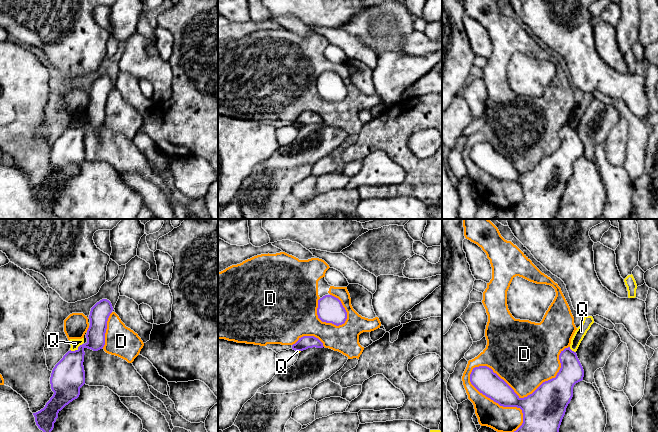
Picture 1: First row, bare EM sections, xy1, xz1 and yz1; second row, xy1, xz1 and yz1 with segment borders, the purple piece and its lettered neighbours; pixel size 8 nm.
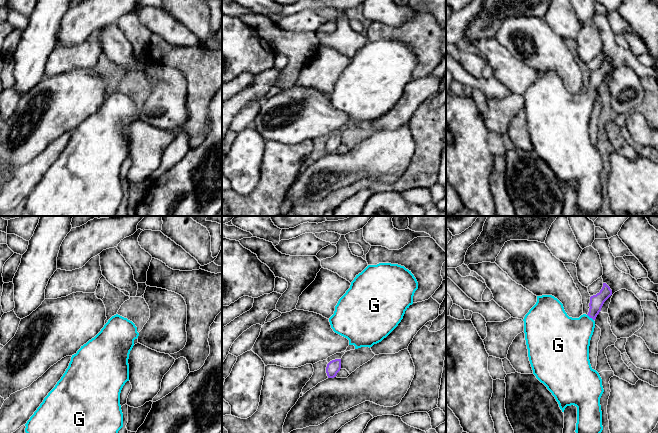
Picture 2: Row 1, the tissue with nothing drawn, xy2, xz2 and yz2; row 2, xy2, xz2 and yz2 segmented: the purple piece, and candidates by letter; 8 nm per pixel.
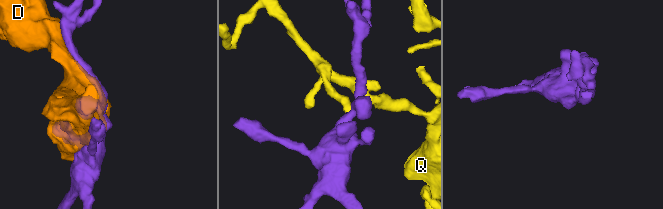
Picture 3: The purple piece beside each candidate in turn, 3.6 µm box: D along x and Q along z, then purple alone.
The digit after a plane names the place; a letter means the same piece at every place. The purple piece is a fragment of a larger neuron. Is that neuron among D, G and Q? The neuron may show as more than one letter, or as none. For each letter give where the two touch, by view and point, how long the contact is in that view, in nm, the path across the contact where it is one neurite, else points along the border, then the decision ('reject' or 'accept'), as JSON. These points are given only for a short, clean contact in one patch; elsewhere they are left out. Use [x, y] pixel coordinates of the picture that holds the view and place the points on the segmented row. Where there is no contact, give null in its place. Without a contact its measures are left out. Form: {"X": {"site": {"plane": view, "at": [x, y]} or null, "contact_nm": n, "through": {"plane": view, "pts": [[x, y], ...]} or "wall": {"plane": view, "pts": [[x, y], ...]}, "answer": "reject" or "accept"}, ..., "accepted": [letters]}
{"D": {"site": {"plane": "yz1", "at": [524, 397]}, "contact_nm": 850, "answer": "reject"}, "G": {"site": {"plane": "yz2", "at": [590, 317]}, "contact_nm": 80, "through": {"plane": "yz2", "pts": [[596, 301], [594, 311], [590, 317], [568, 339]]}, "answer": "accept"}, "Q": {"site": {"plane": "xy1", "at": [76, 350]}, "contact_nm": 120, "wall": {"plane": "xy1", "pts": [[82, 343], [76, 349], [70, 350]]}, "answer": "reject"}, "accepted": ["G"]}

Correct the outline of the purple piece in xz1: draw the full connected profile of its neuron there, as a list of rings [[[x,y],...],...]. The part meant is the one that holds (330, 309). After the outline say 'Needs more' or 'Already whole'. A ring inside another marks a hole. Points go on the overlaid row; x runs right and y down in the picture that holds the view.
[[[325,295],[318,300],[317,315],[322,322],[336,326],[344,324],[347,319],[347,312],[341,301],[332,295]]]. Already whole

